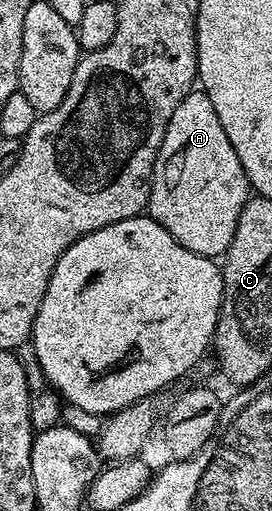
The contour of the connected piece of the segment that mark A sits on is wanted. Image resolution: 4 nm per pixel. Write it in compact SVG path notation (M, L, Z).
M192 90L173 110L173 118L169 118L169 126L165 130L165 138L159 147L159 153L153 166L151 193L147 199L146 215L156 220L185 250L193 250L193 254L219 258L226 253L233 242L233 234L237 230L237 218L241 218L241 210L252 195L251 183L247 181L245 170L241 166L241 158L237 158L237 150L229 142L229 134L221 127L221 118L217 118L217 110L213 110L213 102L201 90Z

